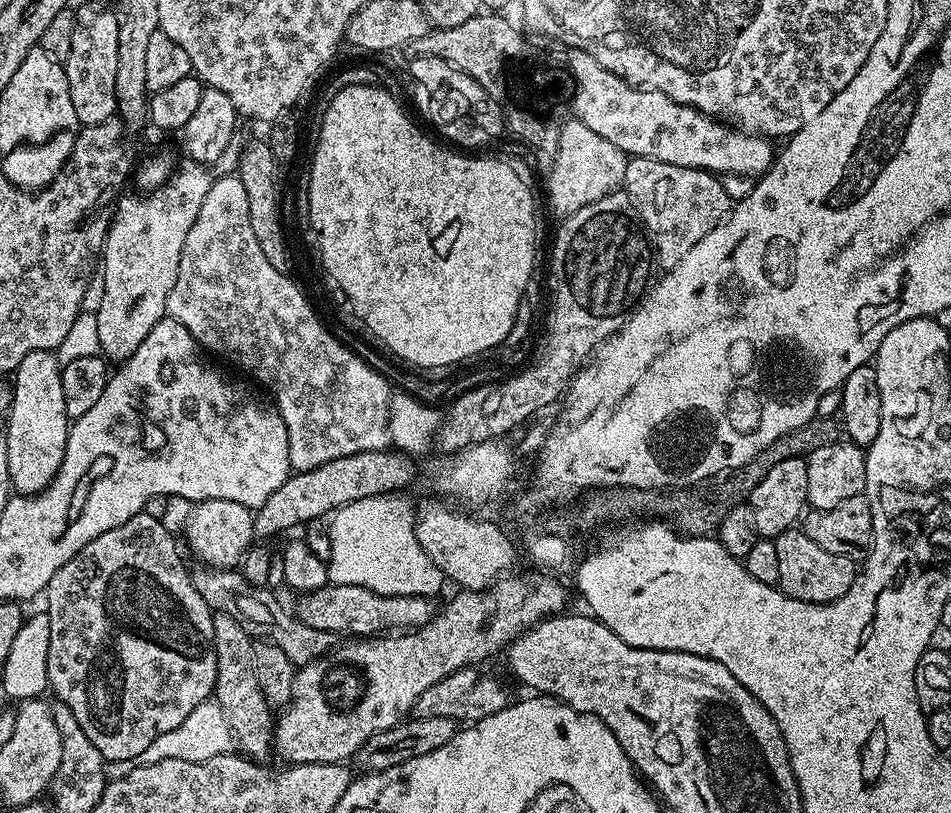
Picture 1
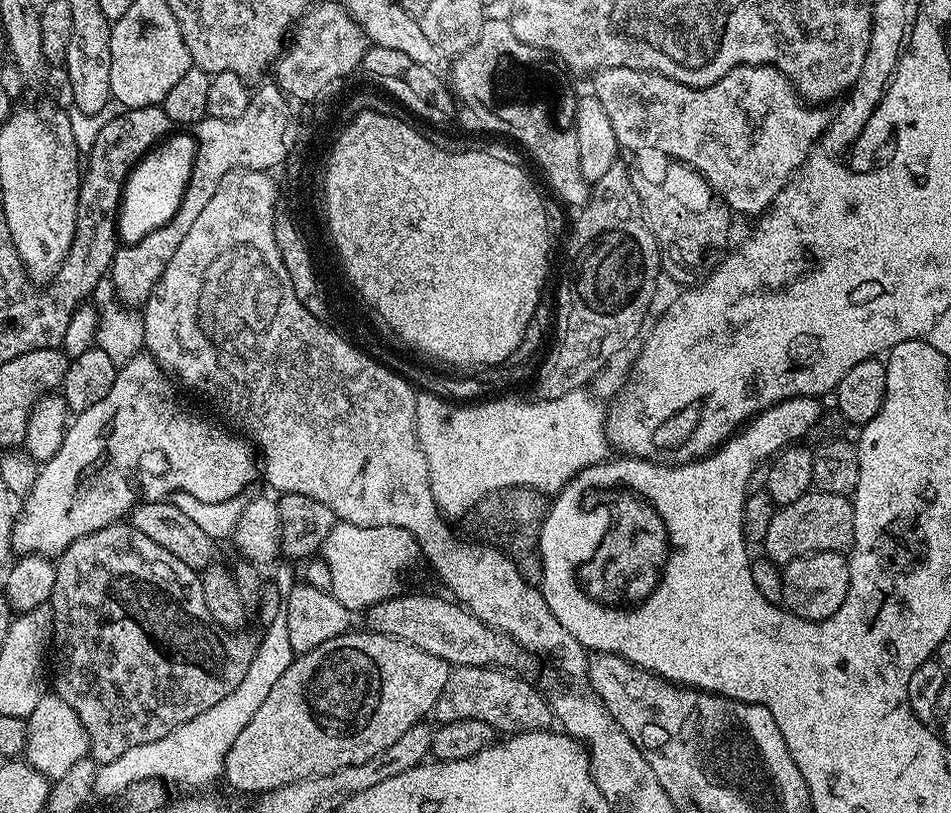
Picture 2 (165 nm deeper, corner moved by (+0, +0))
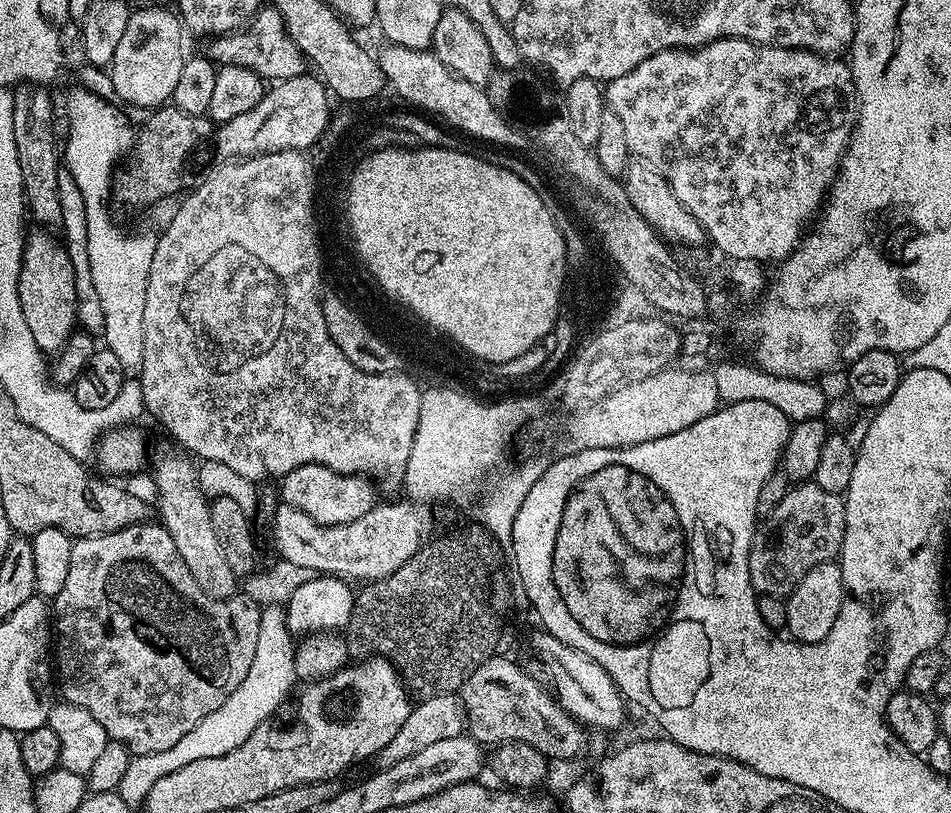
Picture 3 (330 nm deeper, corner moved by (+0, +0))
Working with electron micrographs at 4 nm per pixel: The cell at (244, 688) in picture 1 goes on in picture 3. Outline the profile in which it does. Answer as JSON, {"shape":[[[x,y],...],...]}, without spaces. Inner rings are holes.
{"shape":[[[171,446],[156,456],[152,464],[152,472],[156,475],[156,504],[160,507],[159,523],[174,538],[174,546],[178,546],[178,554],[182,554],[182,562],[190,566],[190,574],[194,574],[194,582],[202,586],[207,596],[216,600],[226,600],[237,595],[238,577],[230,570],[229,562],[218,543],[210,522],[209,499],[197,484],[197,465],[192,464],[193,457],[179,447]]]}

